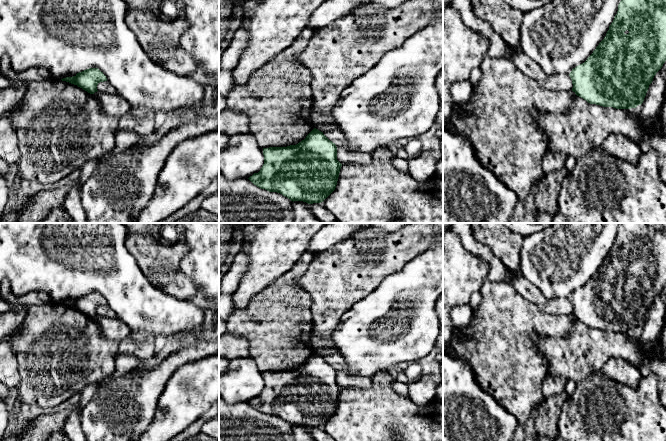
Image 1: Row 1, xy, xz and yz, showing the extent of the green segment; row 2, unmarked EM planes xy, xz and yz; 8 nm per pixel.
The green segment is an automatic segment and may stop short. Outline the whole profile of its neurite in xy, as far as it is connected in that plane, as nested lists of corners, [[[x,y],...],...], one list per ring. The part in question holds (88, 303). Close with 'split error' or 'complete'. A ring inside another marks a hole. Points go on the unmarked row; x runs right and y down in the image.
[[[89,292],[73,301],[66,301],[61,304],[77,309],[88,317],[94,318],[98,315],[97,309],[100,306],[107,305],[107,302],[98,292]]] | complete

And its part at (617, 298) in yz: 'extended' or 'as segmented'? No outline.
as segmented

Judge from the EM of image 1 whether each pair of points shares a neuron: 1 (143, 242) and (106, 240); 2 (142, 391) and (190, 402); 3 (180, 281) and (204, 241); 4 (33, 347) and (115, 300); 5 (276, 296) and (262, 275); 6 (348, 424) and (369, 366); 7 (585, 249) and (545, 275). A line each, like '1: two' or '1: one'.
1: two
2: two
3: two
4: two
5: two
6: two
7: one

